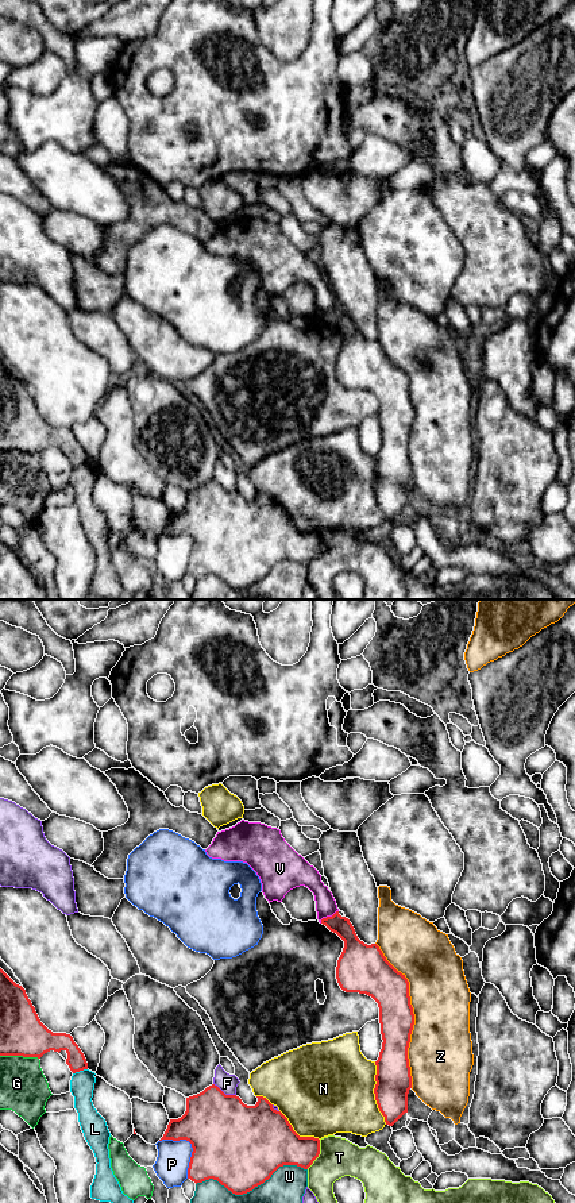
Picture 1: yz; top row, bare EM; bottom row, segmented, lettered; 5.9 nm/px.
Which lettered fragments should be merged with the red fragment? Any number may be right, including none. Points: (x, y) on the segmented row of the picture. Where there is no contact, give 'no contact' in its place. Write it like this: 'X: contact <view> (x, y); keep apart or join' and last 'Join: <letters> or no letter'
F: contact yz (223, 1092); keep apart
G: contact yz (19, 1055); keep apart
L: contact yz (80, 1070); keep apart
N: contact yz (374, 1092); keep apart
P: contact yz (192, 1145); keep apart
T: contact yz (319, 1153); keep apart
U: contact yz (251, 1190); keep apart
V: contact yz (328, 917); keep apart
Z: contact yz (413, 1016); keep apart
Join: no letter

